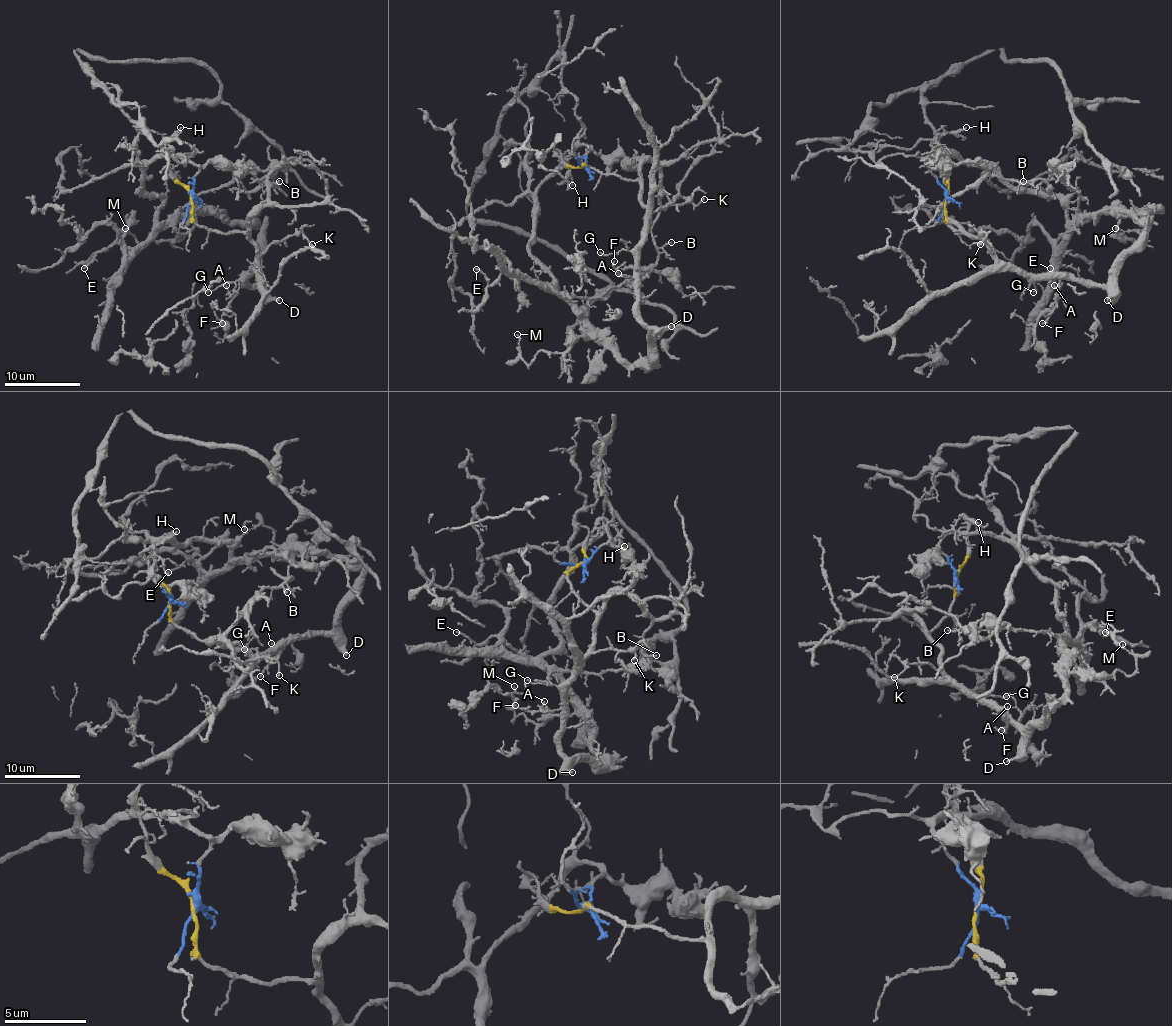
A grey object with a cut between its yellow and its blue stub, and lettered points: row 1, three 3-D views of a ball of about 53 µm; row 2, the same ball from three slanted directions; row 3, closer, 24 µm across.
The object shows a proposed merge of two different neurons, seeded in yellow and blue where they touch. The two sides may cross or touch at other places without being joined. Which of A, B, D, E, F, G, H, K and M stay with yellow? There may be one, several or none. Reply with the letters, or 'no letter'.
A, B, D, F, G, H, K

